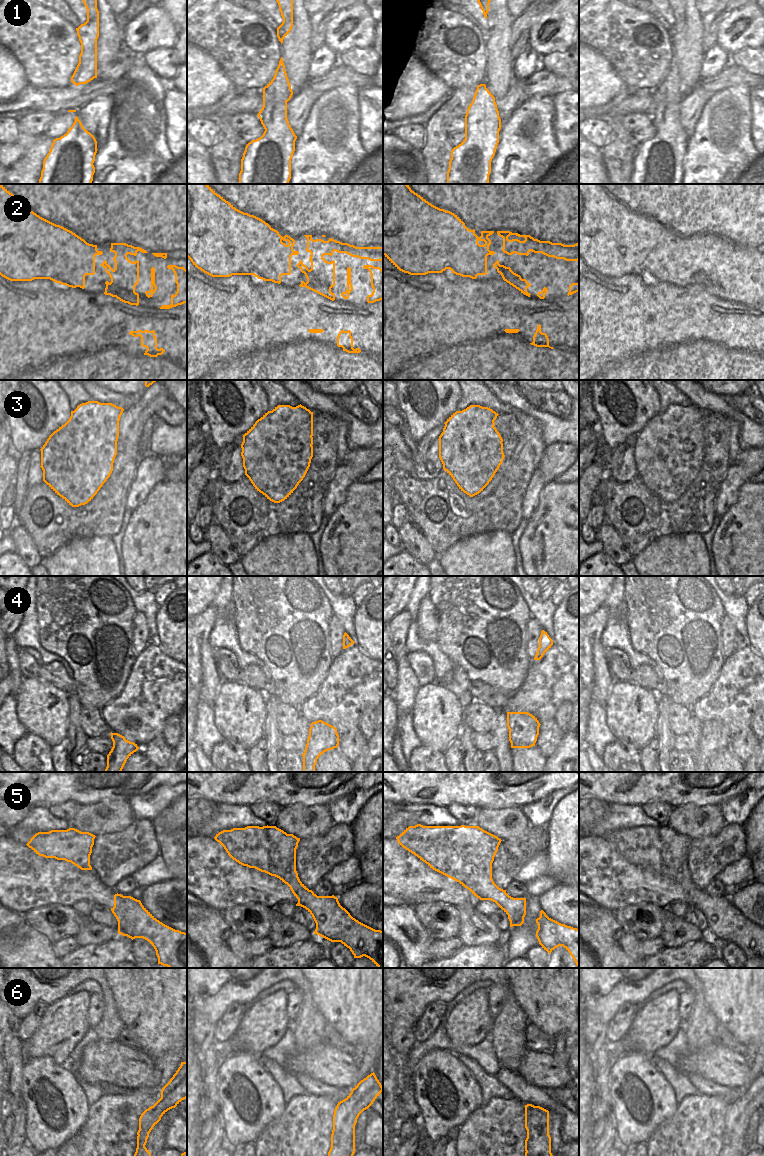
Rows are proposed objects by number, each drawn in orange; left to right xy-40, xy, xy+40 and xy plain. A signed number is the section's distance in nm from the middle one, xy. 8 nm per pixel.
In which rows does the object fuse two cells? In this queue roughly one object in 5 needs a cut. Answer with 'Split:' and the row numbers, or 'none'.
Split: 6

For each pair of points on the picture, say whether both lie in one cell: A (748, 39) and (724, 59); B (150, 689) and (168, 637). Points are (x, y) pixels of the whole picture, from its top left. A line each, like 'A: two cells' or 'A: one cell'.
A: two cells
B: two cells

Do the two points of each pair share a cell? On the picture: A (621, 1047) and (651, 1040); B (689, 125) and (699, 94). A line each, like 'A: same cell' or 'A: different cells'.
A: different cells
B: same cell

